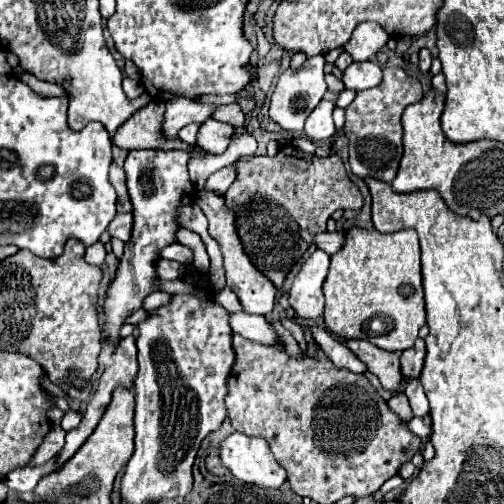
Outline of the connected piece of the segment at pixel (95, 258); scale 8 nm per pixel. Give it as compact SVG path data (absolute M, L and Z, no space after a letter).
M96 242L94 246L86 248L86 254L84 254L84 260L92 266L102 266L104 264L104 256L106 256L106 250L104 250L104 244Z

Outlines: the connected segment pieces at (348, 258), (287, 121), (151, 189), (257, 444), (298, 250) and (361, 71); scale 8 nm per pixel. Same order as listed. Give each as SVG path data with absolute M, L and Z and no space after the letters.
M352 228L346 234L346 244L332 258L328 278L324 282L324 324L326 328L342 340L368 340L382 350L406 350L414 346L418 330L426 322L424 314L424 294L422 294L422 274L420 274L420 246L418 234L414 230L400 230L394 234L380 234L376 230L366 232Z
M314 56L304 62L302 68L292 70L288 68L274 88L274 94L270 98L270 118L280 124L288 132L302 132L304 120L314 110L316 104L320 104L322 96L326 94L326 82L324 82L324 56Z
M130 150L130 154L126 156L124 172L126 172L128 194L132 198L134 226L132 226L132 236L124 246L124 254L118 260L116 274L114 274L110 286L108 286L106 300L104 300L104 306L102 306L102 324L100 324L106 342L112 344L112 346L118 346L120 328L126 322L126 318L142 308L142 302L148 294L160 290L160 286L158 286L160 278L156 274L156 262L160 260L160 250L166 248L168 244L176 242L176 230L180 230L180 222L176 222L176 210L180 208L180 204L184 204L186 196L196 194L196 186L192 184L190 176L188 176L186 162L188 162L188 154L184 150Z
M232 432L224 442L220 442L218 456L220 462L246 484L280 488L286 480L284 468L280 468L264 438L250 438L246 434Z
M282 146L276 156L250 156L240 158L234 162L236 180L224 194L226 206L236 214L236 232L238 238L252 260L252 264L266 274L266 278L280 290L284 278L288 276L290 268L306 254L314 236L326 232L326 222L336 210L356 210L362 208L362 194L356 184L348 178L342 160L336 154L330 156L316 156L304 154L294 146Z
M352 62L342 76L342 82L350 90L366 90L374 88L382 82L382 68L378 62Z

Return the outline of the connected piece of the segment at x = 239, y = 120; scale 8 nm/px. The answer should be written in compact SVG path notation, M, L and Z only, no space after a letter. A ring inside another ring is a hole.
M220 104L220 106L214 106L212 118L214 120L220 120L220 122L228 122L228 124L232 124L236 128L240 128L244 124L244 114L242 114L240 106L236 106L236 104Z

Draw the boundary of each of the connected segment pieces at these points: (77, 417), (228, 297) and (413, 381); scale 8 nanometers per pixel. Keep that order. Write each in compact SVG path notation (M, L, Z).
M66 412L64 418L62 418L61 426L68 432L68 430L74 430L82 420L82 414L80 412Z
M224 288L224 290L216 292L216 294L214 294L214 300L216 300L222 308L226 308L230 314L234 314L234 312L240 312L240 310L242 310L242 306L240 306L240 302L238 302L236 294L234 294L230 288Z
M404 378L404 380L406 380L406 390L404 390L404 394L406 394L408 400L410 400L410 406L412 406L414 416L424 416L424 414L428 414L428 412L430 412L428 400L426 400L424 388L420 386L418 378Z

